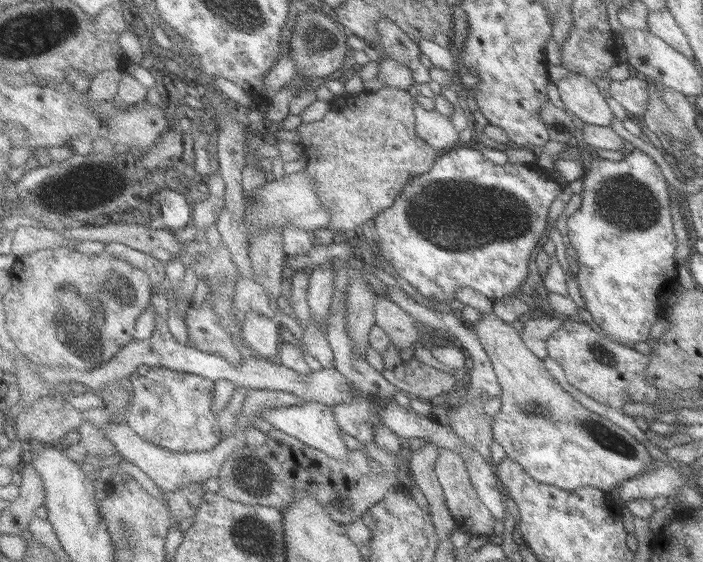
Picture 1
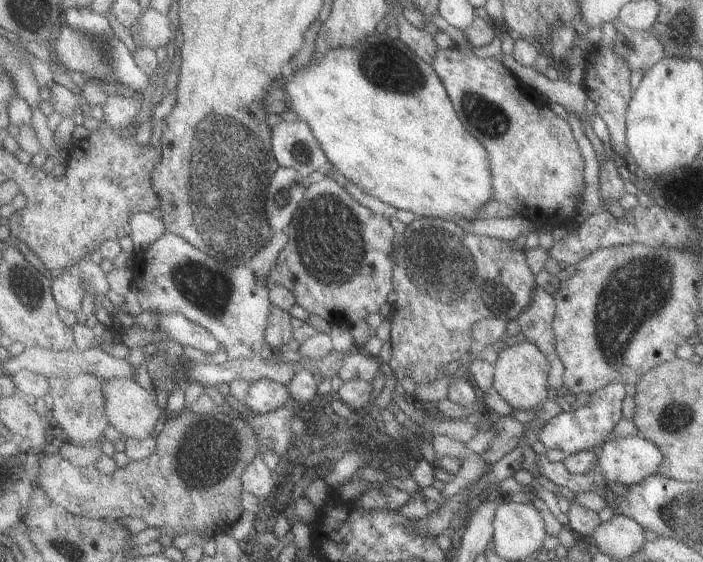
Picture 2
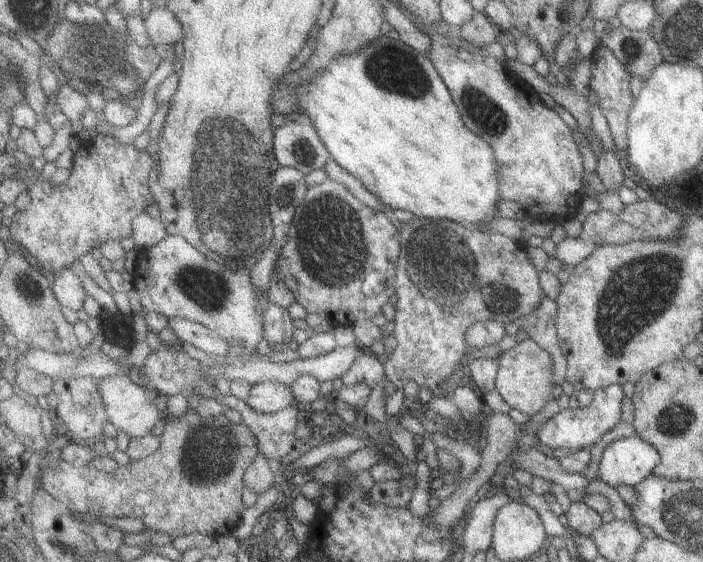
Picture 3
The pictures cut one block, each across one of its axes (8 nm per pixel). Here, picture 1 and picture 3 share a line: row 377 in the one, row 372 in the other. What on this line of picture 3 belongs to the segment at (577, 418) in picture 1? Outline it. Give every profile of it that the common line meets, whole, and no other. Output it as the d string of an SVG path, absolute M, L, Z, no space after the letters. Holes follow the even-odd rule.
M531 338L523 340L515 348L505 350L499 360L497 360L497 380L495 380L495 390L501 394L501 398L511 406L511 410L525 412L529 416L535 416L549 400L559 398L553 396L555 384L553 384L553 360L551 356Z

